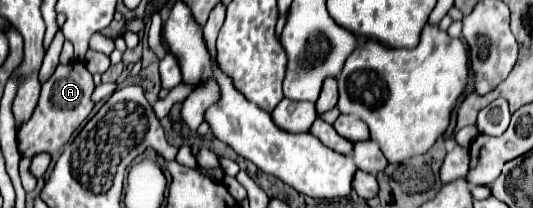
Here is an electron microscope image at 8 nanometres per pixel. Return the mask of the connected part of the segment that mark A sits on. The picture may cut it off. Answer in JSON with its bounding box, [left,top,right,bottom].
[18,60,94,158]

